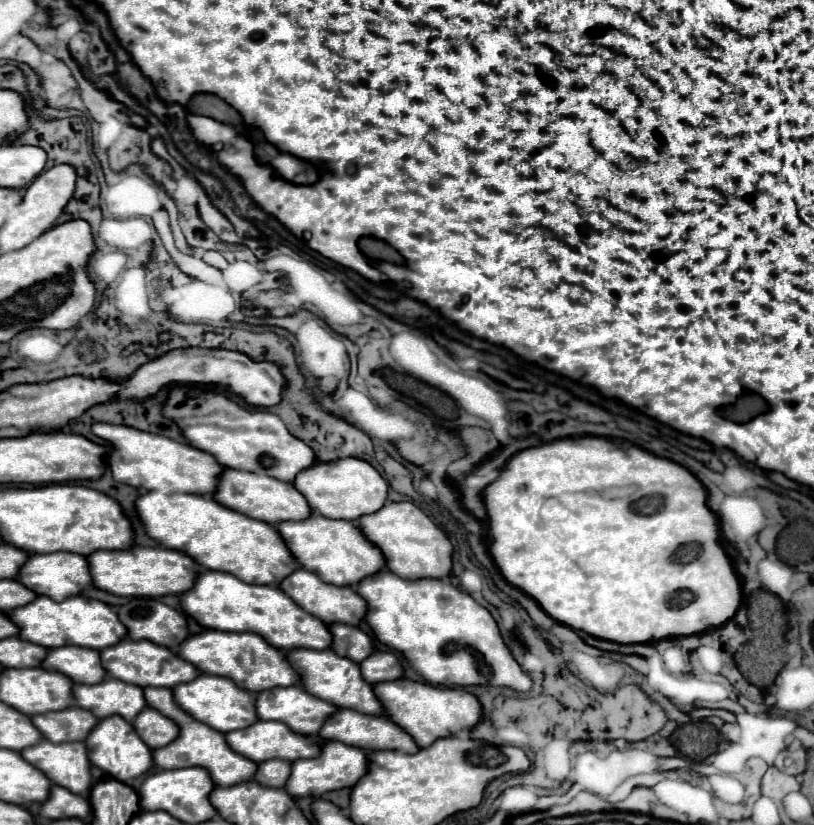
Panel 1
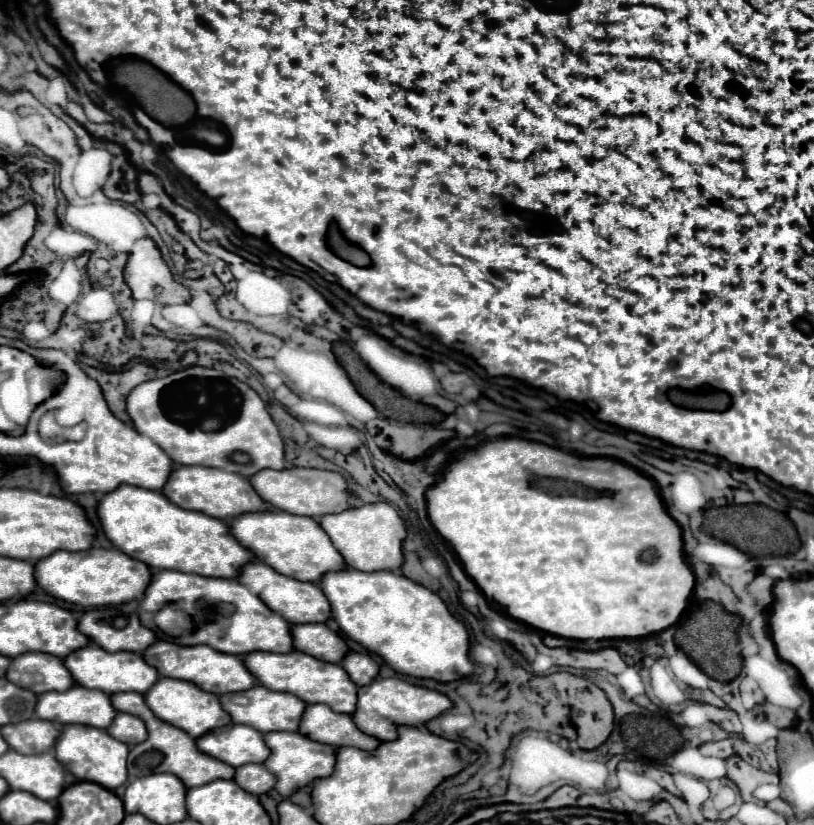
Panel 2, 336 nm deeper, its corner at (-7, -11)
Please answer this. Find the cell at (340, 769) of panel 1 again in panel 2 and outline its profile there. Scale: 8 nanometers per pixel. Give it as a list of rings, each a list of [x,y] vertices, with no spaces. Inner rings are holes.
[[[271,731],[271,733],[263,735],[263,741],[271,751],[263,765],[269,773],[275,775],[275,779],[277,779],[275,789],[283,797],[289,797],[297,789],[305,787],[307,783],[317,779],[317,775],[329,775],[329,771],[333,771],[335,747],[329,747],[323,743],[313,743],[311,739],[305,739],[301,733],[289,733],[289,731]]]

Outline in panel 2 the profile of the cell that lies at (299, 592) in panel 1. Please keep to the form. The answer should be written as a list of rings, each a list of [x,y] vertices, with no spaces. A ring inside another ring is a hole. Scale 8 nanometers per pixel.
[[[251,561],[251,563],[243,565],[241,575],[237,575],[237,579],[241,583],[245,583],[245,587],[249,587],[255,595],[261,595],[261,601],[271,611],[285,617],[291,625],[297,625],[297,623],[327,623],[331,619],[329,601],[325,599],[325,595],[321,595],[321,587],[317,587],[317,583],[305,583],[305,581],[297,581],[297,579],[279,575],[269,565],[259,563],[259,561]]]

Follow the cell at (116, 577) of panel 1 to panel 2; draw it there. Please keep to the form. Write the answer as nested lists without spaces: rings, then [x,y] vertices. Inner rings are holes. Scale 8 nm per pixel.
[[[87,549],[81,553],[55,551],[35,563],[35,583],[43,591],[81,607],[103,607],[137,601],[145,593],[149,579],[151,571],[145,567],[145,563],[137,563],[137,559],[129,559],[129,555],[117,549]]]

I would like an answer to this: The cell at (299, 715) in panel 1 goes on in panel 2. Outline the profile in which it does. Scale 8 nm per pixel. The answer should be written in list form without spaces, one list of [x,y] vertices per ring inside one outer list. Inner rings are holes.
[[[255,685],[241,693],[225,693],[219,697],[223,709],[231,715],[233,723],[243,723],[249,727],[255,727],[261,733],[269,731],[297,731],[297,719],[301,719],[301,711],[305,709],[305,703],[289,693],[269,691],[263,685]]]

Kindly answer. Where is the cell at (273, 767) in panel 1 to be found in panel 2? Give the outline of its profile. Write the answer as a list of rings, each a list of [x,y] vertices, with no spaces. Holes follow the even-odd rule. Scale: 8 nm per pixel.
[[[255,763],[237,767],[233,781],[251,795],[263,795],[275,787],[273,775],[269,775],[269,771],[265,771],[263,765],[255,765]]]

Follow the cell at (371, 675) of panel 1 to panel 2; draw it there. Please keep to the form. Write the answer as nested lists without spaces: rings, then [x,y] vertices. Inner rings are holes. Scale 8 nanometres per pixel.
[[[351,651],[351,653],[347,653],[343,657],[341,667],[347,671],[351,681],[355,685],[359,685],[359,687],[361,685],[369,685],[377,677],[377,673],[379,673],[379,665],[373,661],[371,655],[355,653],[355,651]]]

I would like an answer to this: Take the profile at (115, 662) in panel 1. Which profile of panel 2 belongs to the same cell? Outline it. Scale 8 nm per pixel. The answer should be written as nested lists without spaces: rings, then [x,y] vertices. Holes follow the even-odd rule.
[[[93,643],[69,653],[63,659],[63,665],[67,667],[67,671],[71,673],[71,677],[75,679],[77,685],[81,687],[89,687],[89,689],[99,689],[107,695],[111,693],[119,693],[119,691],[137,691],[137,693],[145,693],[149,691],[149,687],[159,679],[157,671],[153,671],[153,667],[149,667],[139,653],[129,653],[129,651],[117,651],[117,653],[109,653]]]

